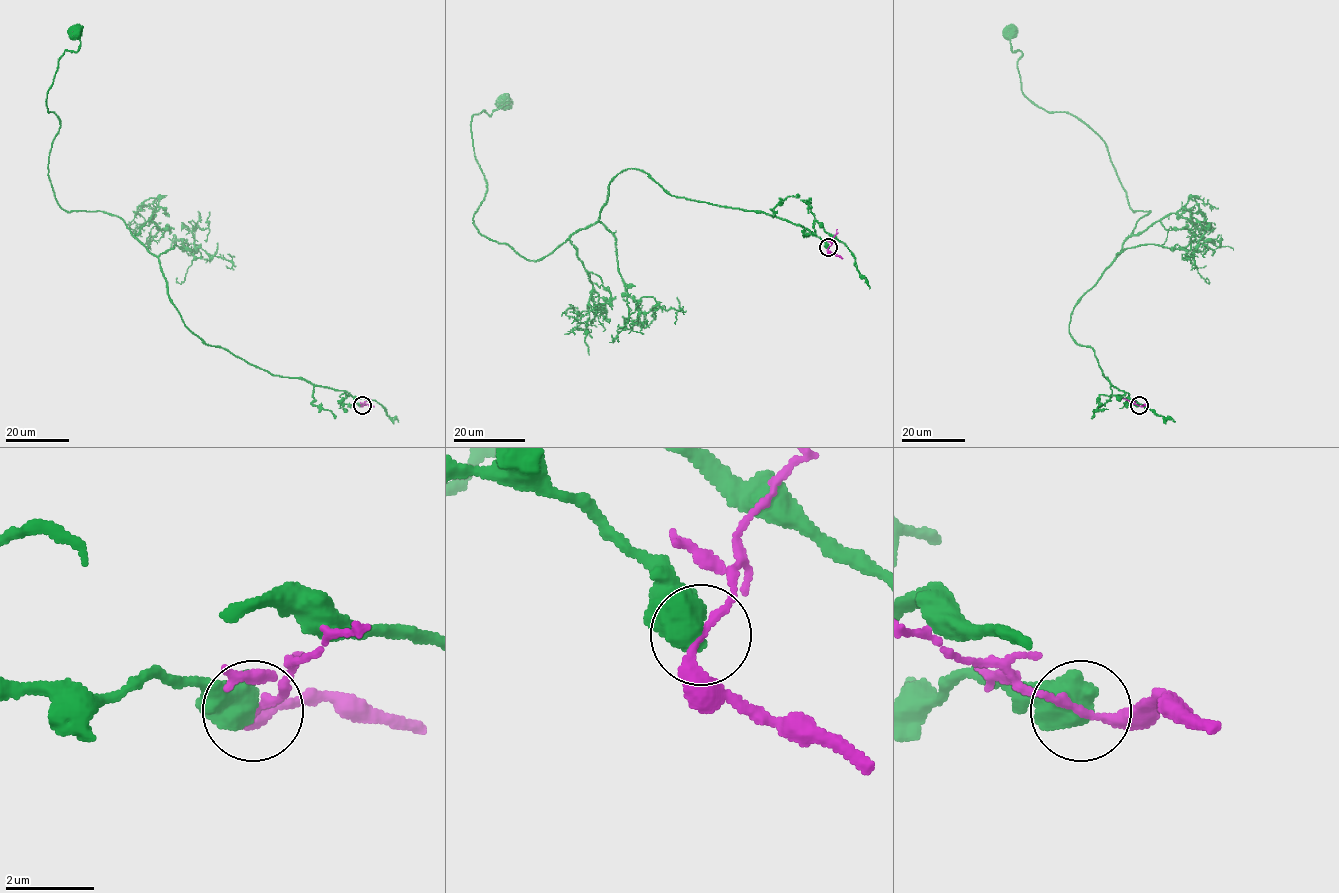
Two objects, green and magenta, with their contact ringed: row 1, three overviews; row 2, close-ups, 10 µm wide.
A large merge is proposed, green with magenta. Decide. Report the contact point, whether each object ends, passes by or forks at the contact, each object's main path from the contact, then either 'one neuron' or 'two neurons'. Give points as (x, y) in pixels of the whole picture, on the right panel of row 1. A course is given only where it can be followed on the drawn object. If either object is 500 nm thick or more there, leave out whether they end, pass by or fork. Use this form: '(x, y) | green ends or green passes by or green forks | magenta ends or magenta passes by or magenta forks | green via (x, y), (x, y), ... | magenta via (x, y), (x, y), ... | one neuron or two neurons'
(1139, 405) | green via (1138, 405), (1127, 403), (1068, 325), (1150, 211), (1129, 206), (1093, 131), (1024, 94), (1011, 32) | magenta via (1138, 405), (1122, 399) | two neurons

